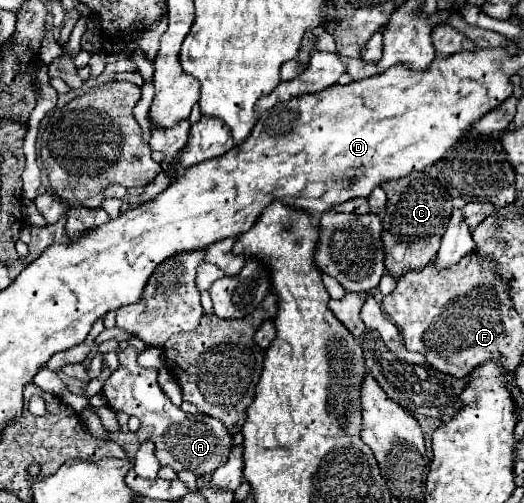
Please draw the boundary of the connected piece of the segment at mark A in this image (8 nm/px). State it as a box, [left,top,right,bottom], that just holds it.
[102,346,232,476]

